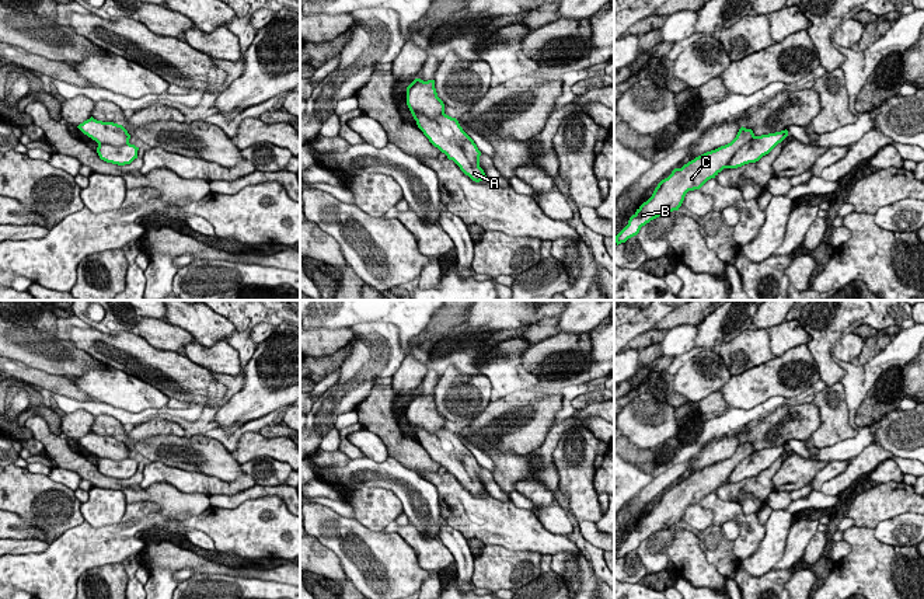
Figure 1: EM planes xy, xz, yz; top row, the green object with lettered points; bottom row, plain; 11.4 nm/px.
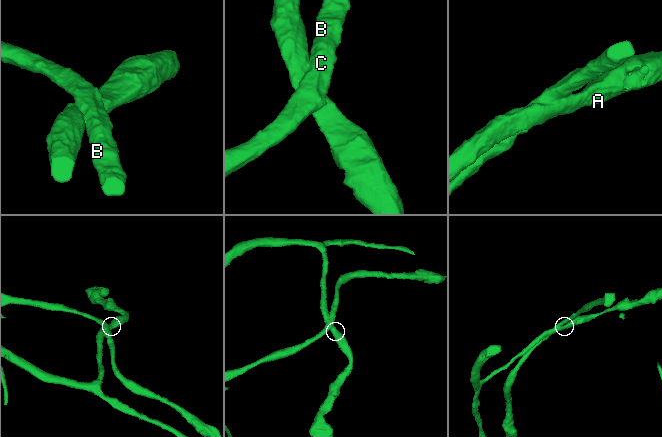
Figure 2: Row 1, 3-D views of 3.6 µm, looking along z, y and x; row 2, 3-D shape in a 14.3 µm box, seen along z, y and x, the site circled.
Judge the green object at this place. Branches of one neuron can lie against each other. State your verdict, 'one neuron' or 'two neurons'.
two neurons

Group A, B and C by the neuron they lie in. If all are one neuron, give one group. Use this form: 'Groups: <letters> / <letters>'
Groups: A / B C

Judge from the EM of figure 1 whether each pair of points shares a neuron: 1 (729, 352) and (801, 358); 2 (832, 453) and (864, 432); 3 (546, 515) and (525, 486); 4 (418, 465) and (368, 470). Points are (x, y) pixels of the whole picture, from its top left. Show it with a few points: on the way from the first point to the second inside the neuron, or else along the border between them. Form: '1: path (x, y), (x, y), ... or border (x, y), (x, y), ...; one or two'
1: border (774, 357), (743, 372); two
2: path (840, 451), (850, 449), (858, 441); one
3: path (544, 508), (532, 493); one
4: border (389, 456), (419, 476); two

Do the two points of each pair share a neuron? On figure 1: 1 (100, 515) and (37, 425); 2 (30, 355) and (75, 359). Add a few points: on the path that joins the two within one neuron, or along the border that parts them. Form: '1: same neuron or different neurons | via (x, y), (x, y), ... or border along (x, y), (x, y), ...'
1: different neurons | border along (93, 486), (119, 490), (125, 495)
2: same neuron | via (41, 355), (63, 358)

